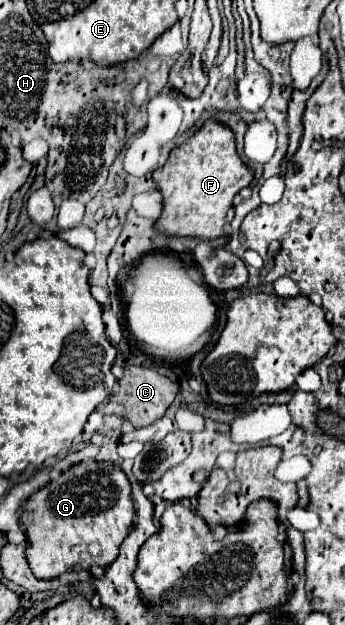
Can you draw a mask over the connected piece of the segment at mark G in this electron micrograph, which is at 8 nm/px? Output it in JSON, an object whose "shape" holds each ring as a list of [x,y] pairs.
{"shape":[[[93,462],[93,464],[75,464],[67,472],[45,484],[37,490],[25,504],[25,512],[21,514],[21,522],[27,526],[27,562],[37,578],[55,578],[69,570],[89,570],[91,566],[107,566],[123,544],[125,536],[133,526],[133,500],[131,500],[131,484],[125,472],[109,462]]]}

